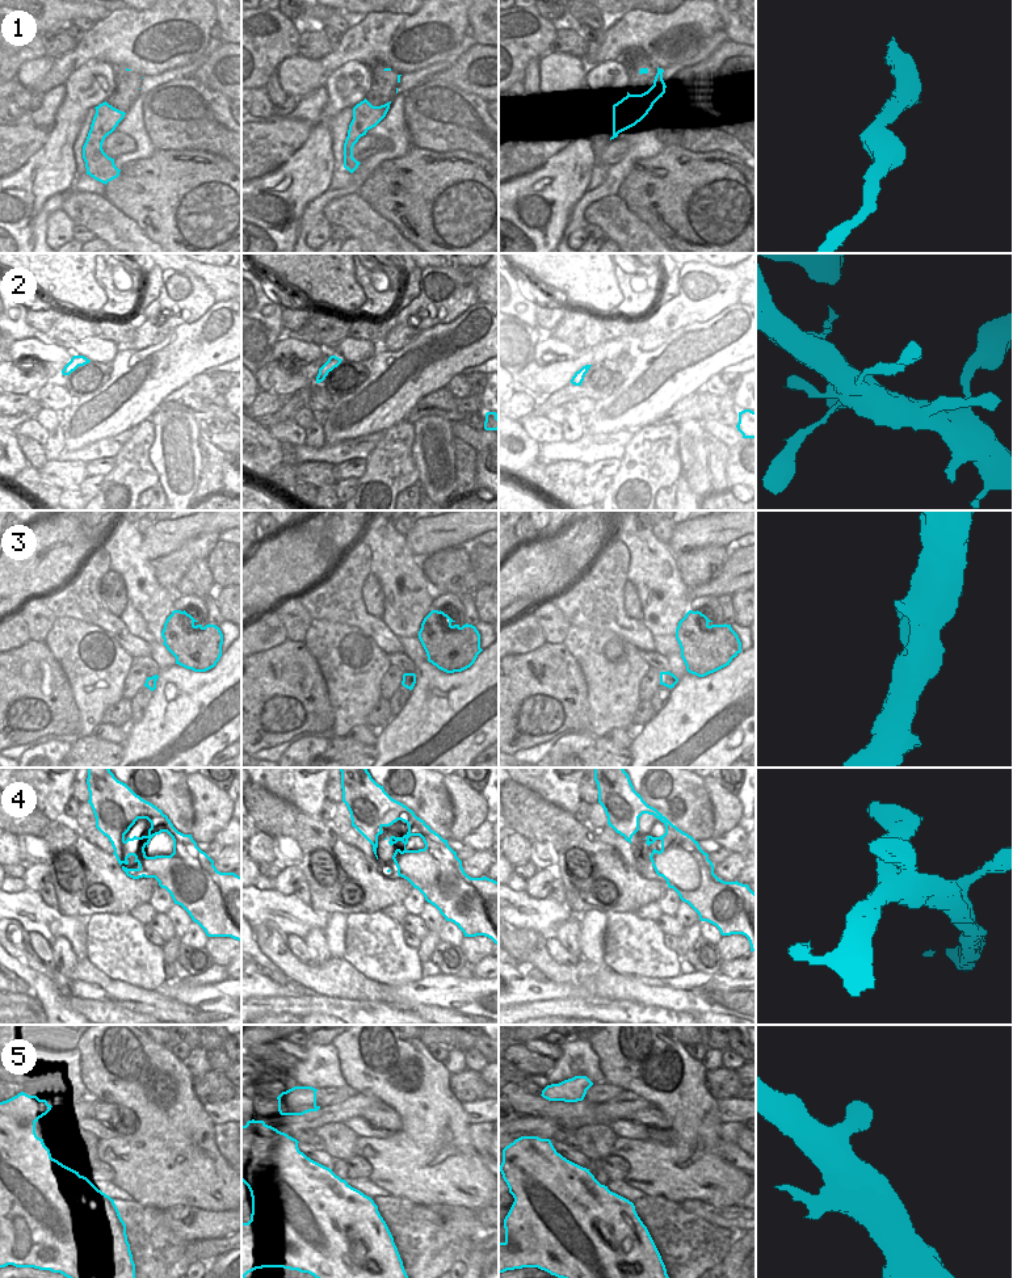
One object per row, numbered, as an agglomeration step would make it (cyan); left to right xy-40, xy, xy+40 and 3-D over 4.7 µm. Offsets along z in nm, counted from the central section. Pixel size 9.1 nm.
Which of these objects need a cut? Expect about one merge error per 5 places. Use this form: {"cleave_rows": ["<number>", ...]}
{"cleave_rows": []}

